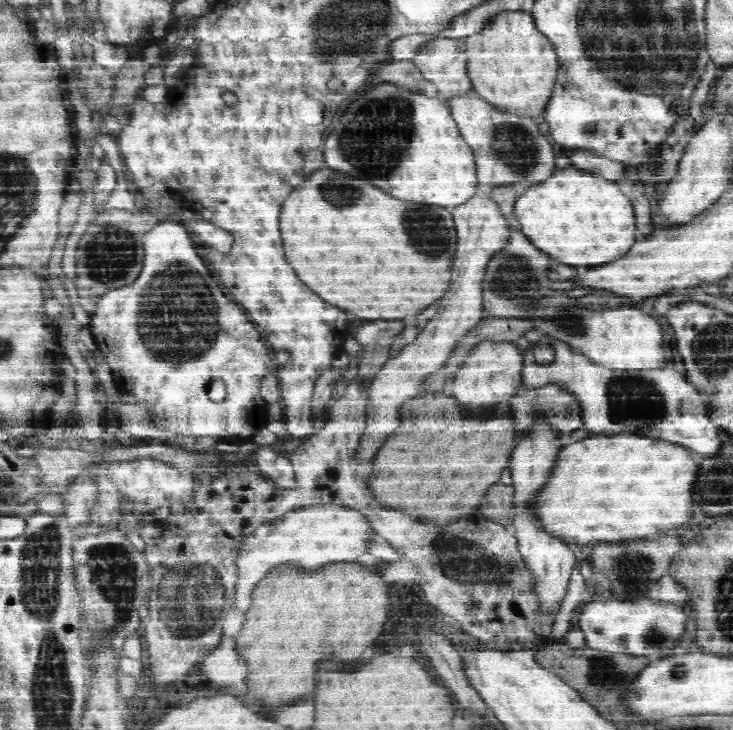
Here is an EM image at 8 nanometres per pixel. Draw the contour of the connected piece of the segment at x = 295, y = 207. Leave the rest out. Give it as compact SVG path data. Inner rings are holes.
M326 167L311 173L302 186L286 198L280 228L286 258L298 272L300 280L326 302L338 304L358 318L396 320L406 314L418 314L434 300L442 298L450 288L452 262L456 256L456 226L448 208L398 200L382 188L370 186L366 180L362 182L340 170Z

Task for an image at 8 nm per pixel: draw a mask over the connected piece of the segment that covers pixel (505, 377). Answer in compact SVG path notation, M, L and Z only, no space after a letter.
M482 340L474 344L458 369L453 382L454 396L468 406L474 406L476 412L482 408L492 408L492 404L510 400L521 391L524 383L522 371L524 357L518 343L514 340Z

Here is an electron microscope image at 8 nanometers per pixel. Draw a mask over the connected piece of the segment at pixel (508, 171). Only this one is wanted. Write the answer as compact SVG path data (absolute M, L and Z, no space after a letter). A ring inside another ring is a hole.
M478 94L446 100L464 140L473 148L480 187L505 187L530 181L533 184L549 179L557 169L554 146L548 135L538 129L540 119L498 108Z

